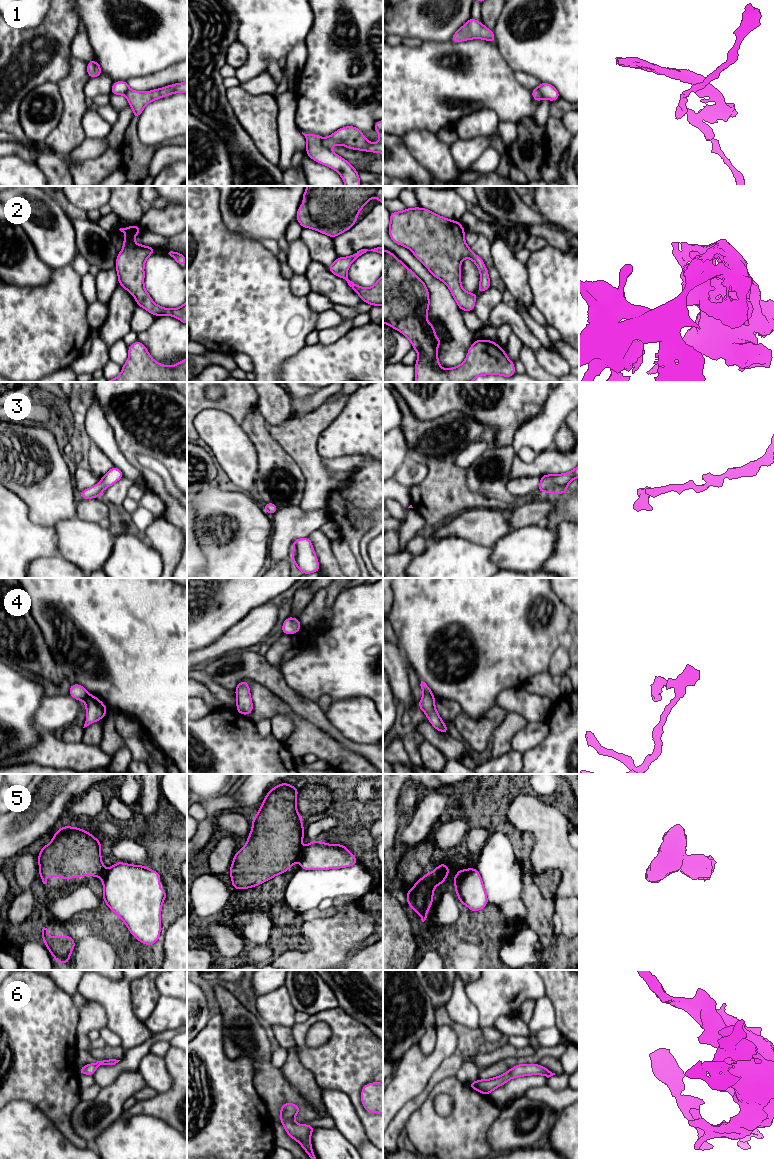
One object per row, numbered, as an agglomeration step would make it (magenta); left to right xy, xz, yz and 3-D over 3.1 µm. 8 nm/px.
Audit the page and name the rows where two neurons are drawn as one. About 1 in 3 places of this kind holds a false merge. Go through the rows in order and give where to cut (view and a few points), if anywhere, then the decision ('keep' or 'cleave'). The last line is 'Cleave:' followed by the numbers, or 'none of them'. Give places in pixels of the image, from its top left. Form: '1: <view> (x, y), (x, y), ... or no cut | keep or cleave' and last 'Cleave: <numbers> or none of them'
1: xz (322, 138), (322, 143), (328, 148) | cleave
2: no cut | keep
3: no cut | keep
4: no cut | keep
5: xz (302, 849), (299, 858) | cleave
6: no cut | keep
Cleave: 1, 5

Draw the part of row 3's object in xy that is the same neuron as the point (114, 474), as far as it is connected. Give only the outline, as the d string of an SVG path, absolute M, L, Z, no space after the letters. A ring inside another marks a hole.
M113 467L104 476L101 477L101 481L98 484L85 489L84 491L78 494L78 497L83 499L100 497L102 492L106 488L110 487L123 477L123 472L119 468Z

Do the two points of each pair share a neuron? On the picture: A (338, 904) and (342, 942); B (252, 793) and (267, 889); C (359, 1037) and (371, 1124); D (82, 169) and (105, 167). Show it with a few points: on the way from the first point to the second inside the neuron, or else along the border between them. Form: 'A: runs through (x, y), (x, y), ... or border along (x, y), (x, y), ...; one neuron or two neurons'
A: runs through (342, 913), (342, 933); one neuron
B: border along (279, 784), (275, 785), (262, 800); two neurons
C: runs through (355, 1059), (356, 1102); one neuron
D: runs through (88, 169), (99, 168); one neuron

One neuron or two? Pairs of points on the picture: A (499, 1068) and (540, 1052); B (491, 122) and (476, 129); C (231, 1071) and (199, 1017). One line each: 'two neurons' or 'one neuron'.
A: one neuron
B: one neuron
C: two neurons

